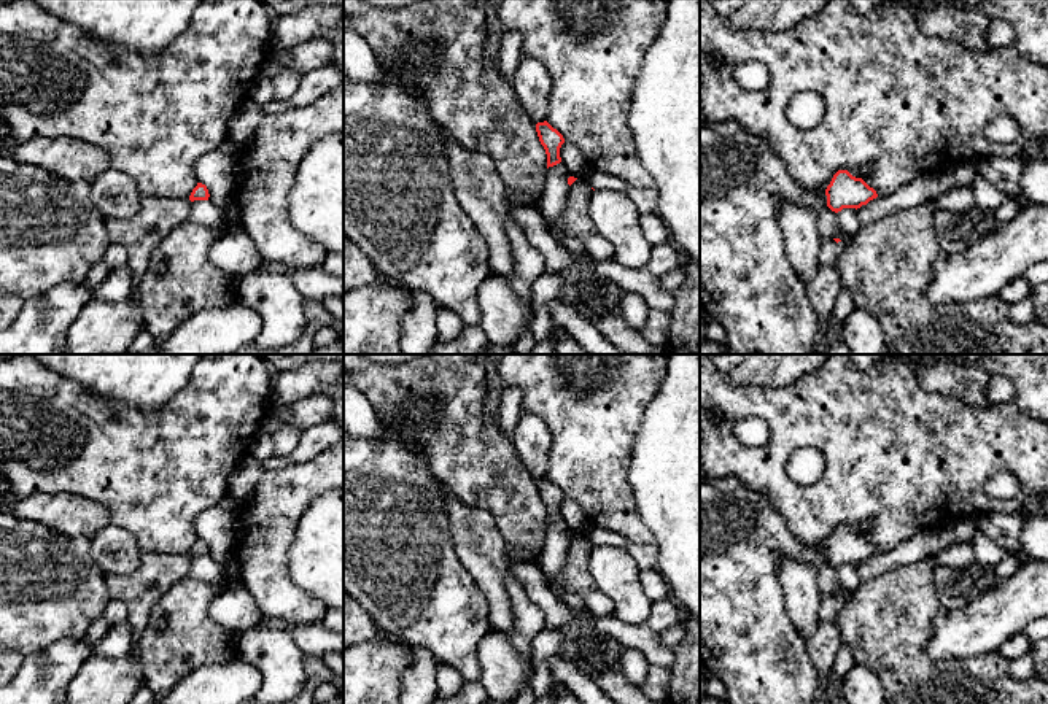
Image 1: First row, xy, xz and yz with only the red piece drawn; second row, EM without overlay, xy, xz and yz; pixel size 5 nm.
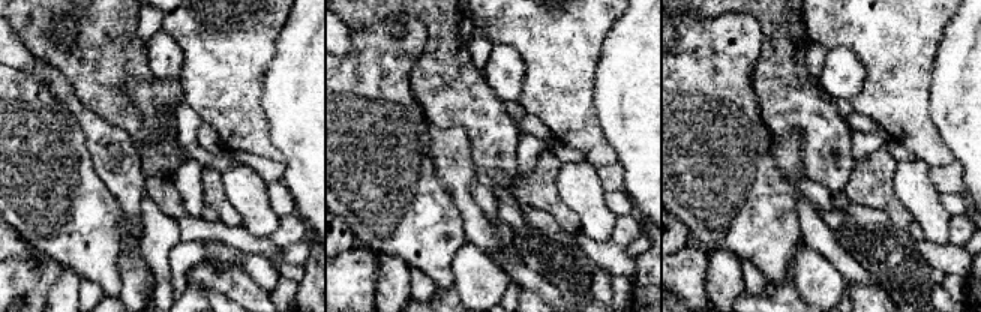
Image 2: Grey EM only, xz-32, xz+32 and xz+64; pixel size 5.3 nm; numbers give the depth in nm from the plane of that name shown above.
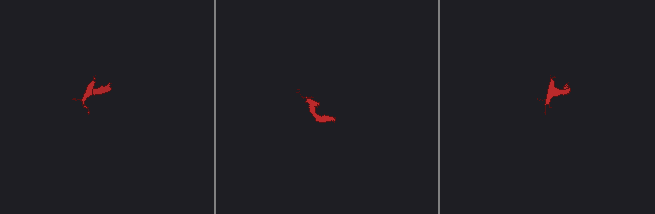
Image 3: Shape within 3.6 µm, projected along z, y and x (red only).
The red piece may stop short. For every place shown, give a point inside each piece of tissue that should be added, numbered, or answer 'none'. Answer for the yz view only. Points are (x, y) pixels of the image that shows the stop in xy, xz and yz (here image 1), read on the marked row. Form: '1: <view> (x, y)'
1: yz (830, 250)

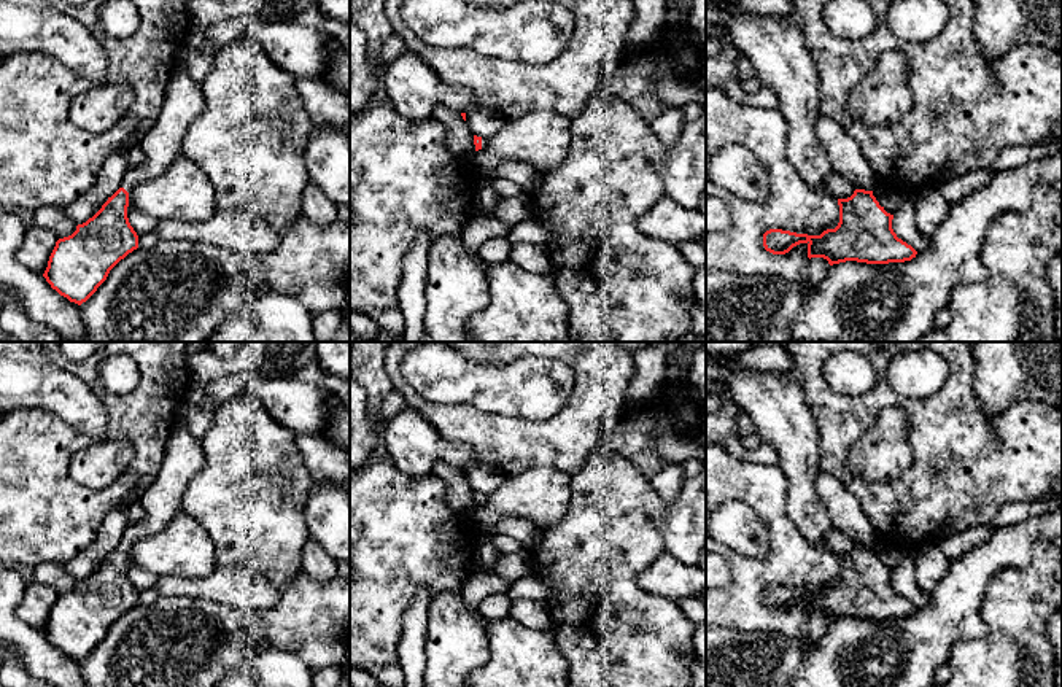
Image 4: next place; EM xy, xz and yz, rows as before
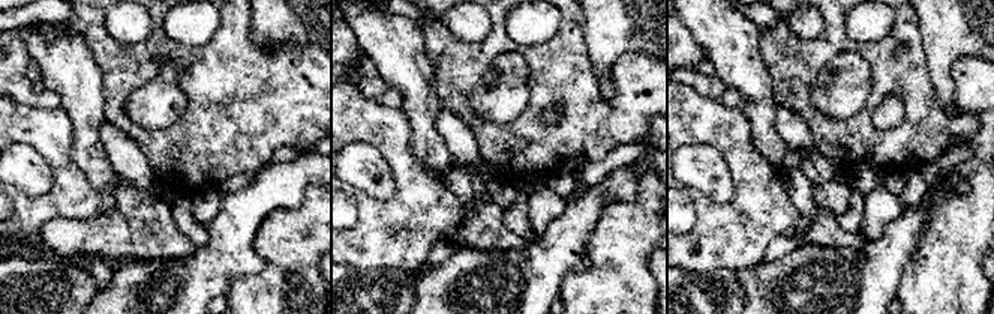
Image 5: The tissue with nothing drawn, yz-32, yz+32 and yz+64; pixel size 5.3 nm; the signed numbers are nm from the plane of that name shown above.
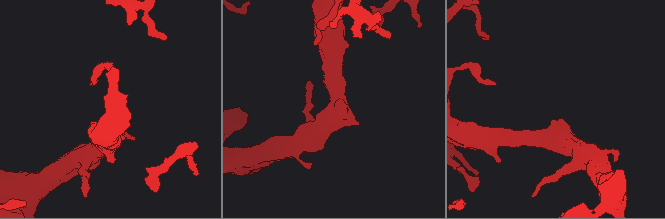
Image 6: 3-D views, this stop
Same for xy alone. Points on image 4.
1: xy (162, 143)

